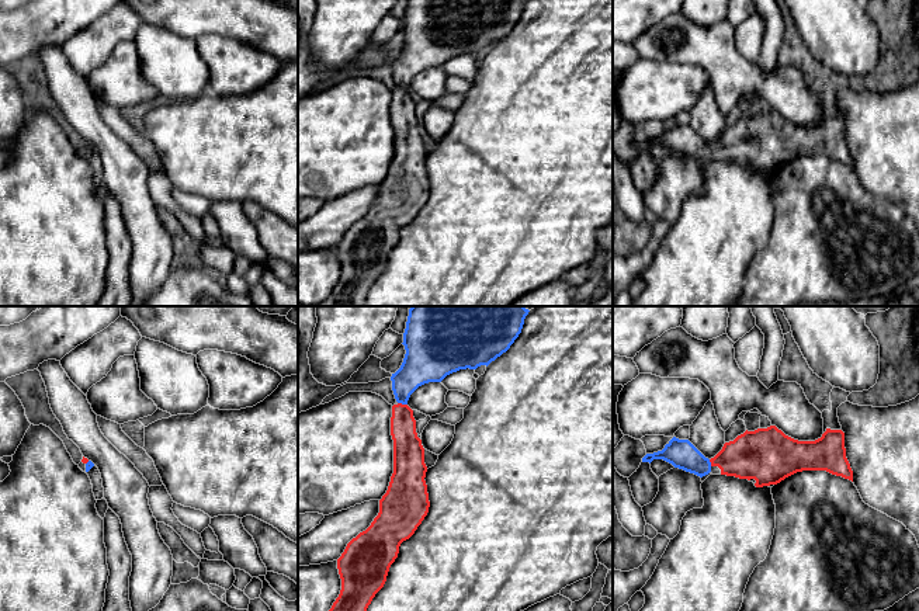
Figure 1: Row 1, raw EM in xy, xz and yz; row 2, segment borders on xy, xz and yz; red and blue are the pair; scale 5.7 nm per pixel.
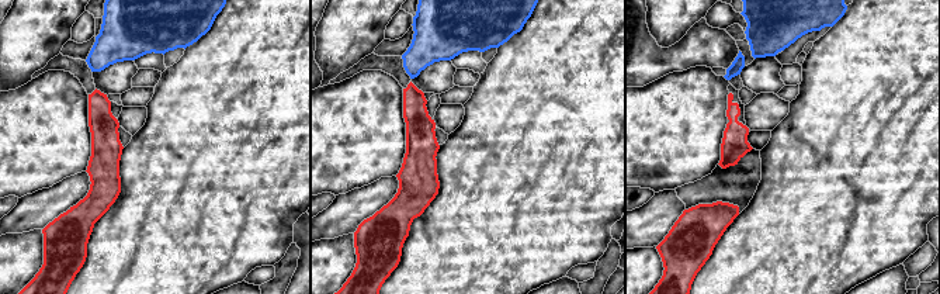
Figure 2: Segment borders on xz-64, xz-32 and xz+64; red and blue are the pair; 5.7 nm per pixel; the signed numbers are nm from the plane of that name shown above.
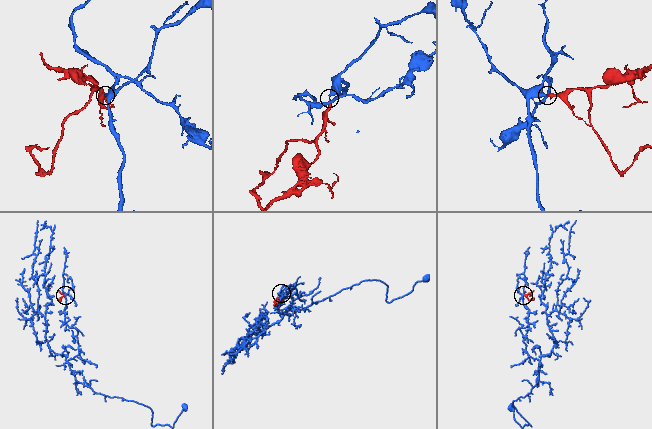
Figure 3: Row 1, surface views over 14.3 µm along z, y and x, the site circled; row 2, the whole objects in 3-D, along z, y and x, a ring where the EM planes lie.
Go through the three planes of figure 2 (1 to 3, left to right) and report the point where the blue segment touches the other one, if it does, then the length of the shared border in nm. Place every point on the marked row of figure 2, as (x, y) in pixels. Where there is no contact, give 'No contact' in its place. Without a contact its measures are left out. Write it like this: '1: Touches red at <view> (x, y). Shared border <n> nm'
1: No contact
2: No contact
3: No contact

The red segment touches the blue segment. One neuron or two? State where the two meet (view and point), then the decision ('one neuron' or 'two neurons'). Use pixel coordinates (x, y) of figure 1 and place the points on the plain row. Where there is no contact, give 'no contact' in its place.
xz (401, 89) | one neuron

